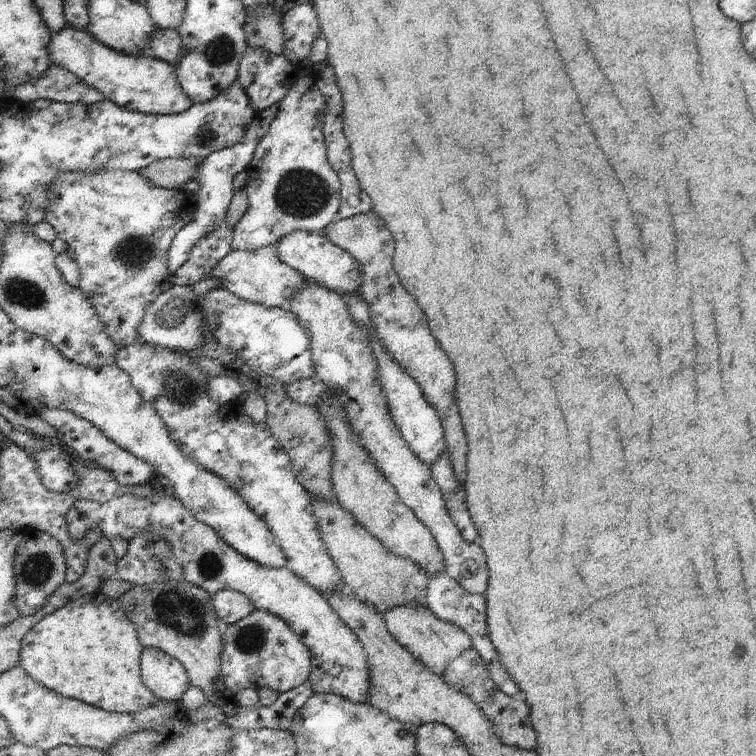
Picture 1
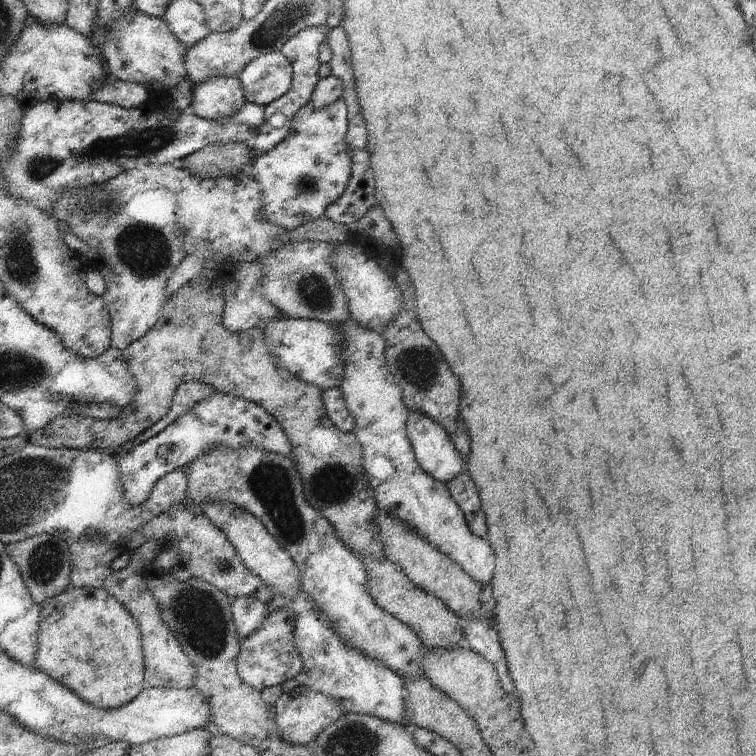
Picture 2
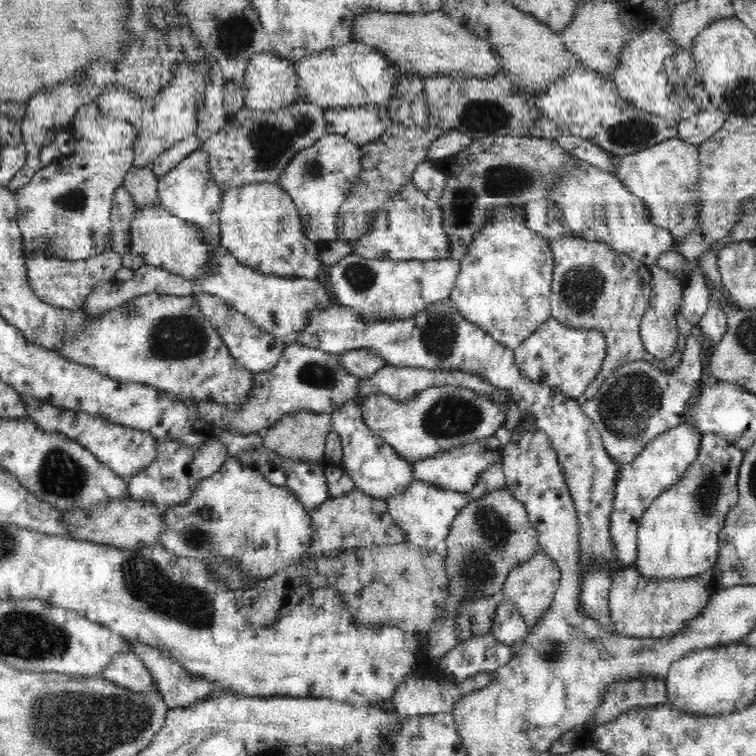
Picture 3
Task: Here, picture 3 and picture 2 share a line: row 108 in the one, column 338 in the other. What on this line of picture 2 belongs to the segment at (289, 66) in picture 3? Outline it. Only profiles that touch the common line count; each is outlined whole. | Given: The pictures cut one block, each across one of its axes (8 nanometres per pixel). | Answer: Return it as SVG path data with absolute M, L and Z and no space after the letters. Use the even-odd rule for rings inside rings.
M342 246L334 257L334 265L342 282L342 289L350 302L351 318L361 326L383 334L385 328L398 316L404 304L402 288L391 278L377 260L367 257L365 251L357 246Z

